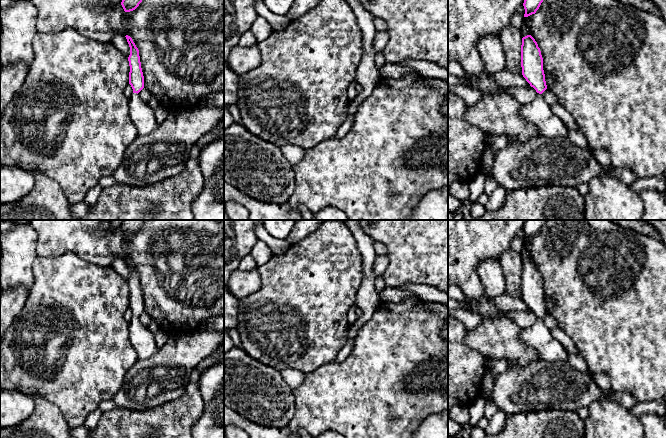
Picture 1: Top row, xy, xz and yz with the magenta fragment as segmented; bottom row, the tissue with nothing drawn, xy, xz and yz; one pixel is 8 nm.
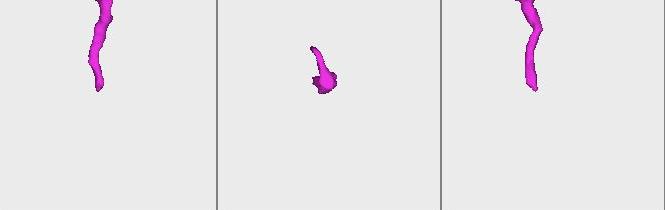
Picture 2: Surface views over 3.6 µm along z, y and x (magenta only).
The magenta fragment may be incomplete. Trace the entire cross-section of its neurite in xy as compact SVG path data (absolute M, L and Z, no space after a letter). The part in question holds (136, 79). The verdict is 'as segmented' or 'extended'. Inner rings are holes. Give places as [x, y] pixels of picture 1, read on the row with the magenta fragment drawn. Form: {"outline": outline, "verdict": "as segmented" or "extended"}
{"outline": "M126 35L125 37L130 47L128 57L130 66L129 84L133 89L133 95L129 99L129 115L136 126L138 135L147 135L153 132L159 126L159 123L155 118L154 110L138 96L138 93L144 88L139 50L130 36Z", "verdict": "extended"}

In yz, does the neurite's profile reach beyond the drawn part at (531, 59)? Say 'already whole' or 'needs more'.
needs more

